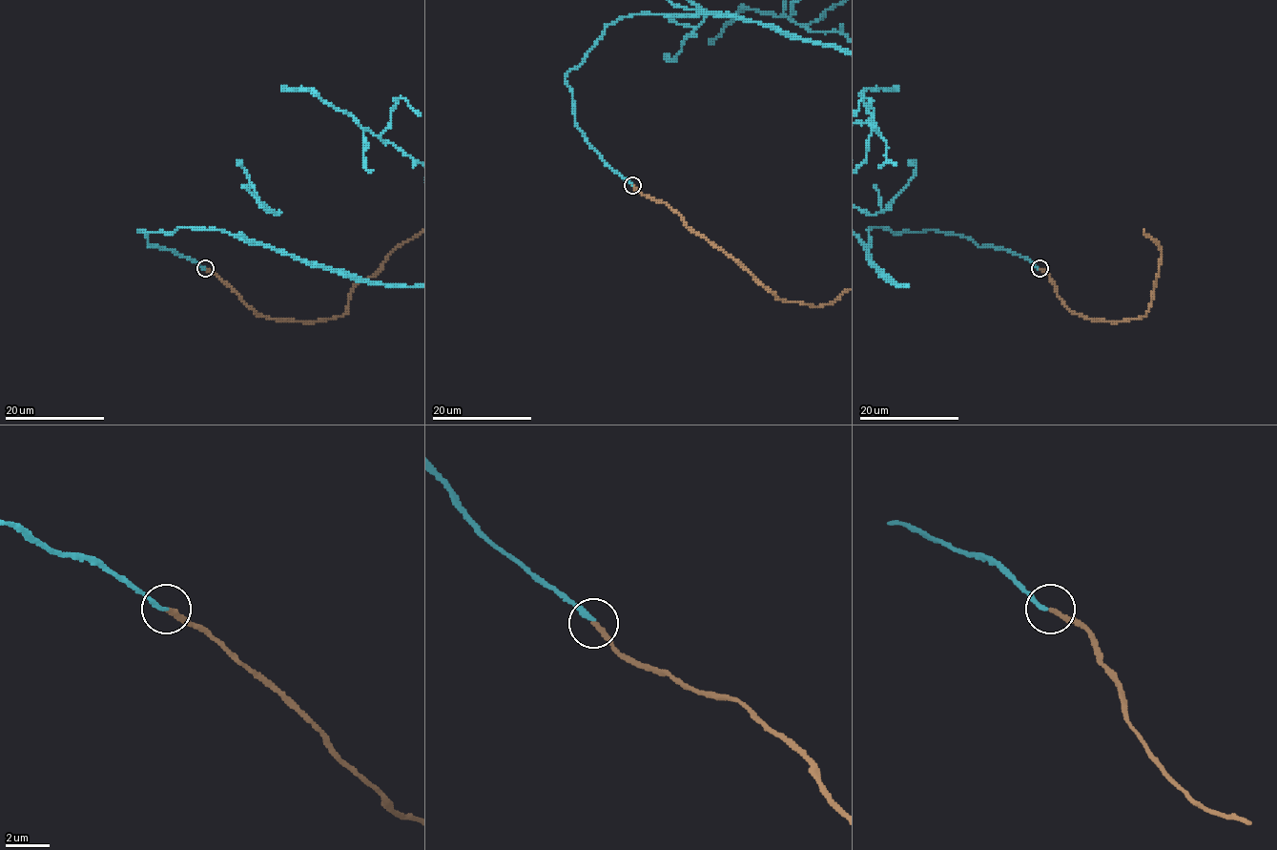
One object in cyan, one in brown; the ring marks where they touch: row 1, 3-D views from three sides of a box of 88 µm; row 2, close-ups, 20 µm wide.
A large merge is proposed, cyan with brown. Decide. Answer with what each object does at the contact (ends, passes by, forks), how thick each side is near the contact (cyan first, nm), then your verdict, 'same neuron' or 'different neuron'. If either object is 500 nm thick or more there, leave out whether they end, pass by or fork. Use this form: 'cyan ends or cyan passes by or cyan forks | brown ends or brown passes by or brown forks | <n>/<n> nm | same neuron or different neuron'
cyan ends | brown ends | 180/200 nm | same neuron

